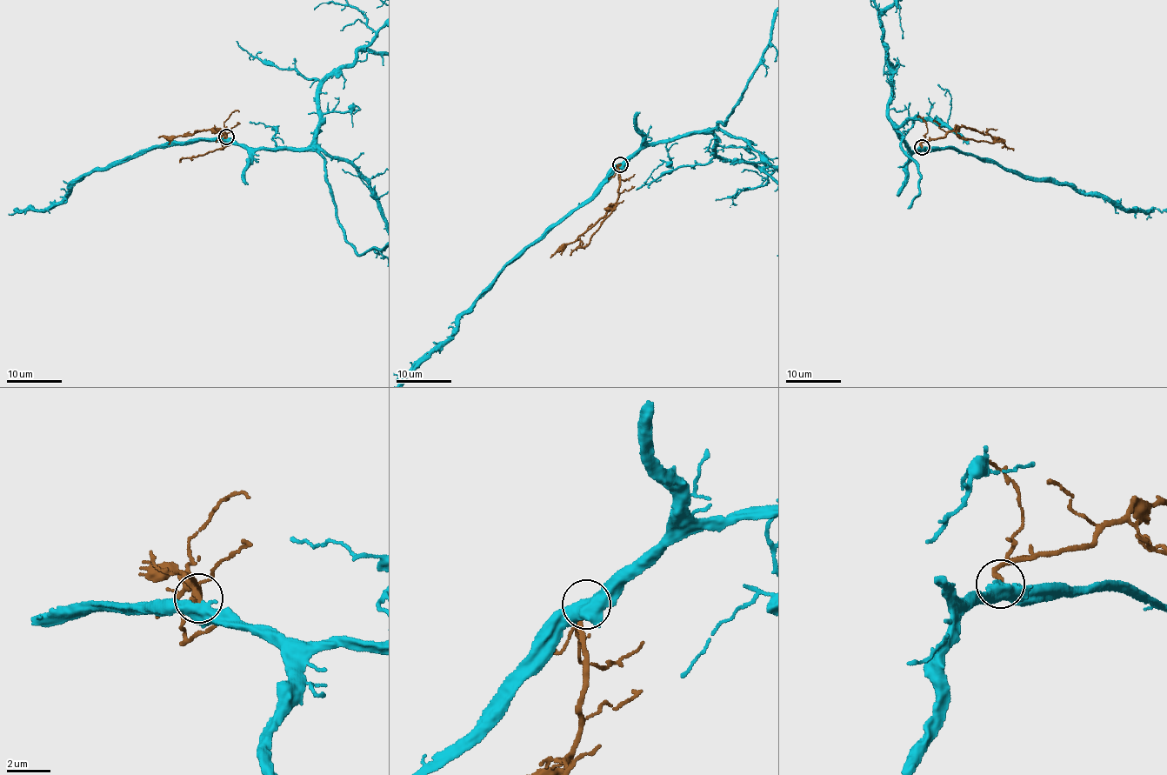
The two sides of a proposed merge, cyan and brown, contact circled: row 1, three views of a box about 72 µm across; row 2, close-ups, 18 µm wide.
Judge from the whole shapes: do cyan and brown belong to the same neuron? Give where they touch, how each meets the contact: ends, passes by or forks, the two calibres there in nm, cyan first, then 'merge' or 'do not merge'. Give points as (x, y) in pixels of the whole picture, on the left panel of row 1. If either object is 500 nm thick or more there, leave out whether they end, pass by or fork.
(226, 136) | cyan forks | brown ends | 440/240 nm | merge

